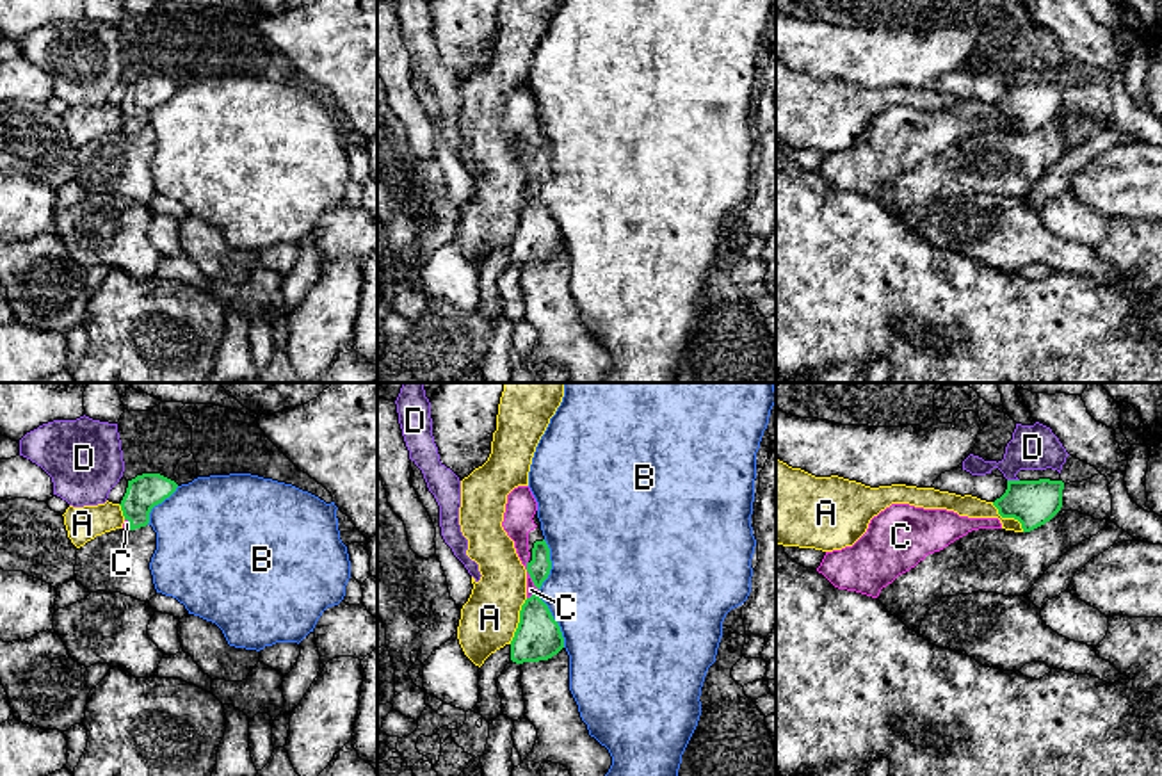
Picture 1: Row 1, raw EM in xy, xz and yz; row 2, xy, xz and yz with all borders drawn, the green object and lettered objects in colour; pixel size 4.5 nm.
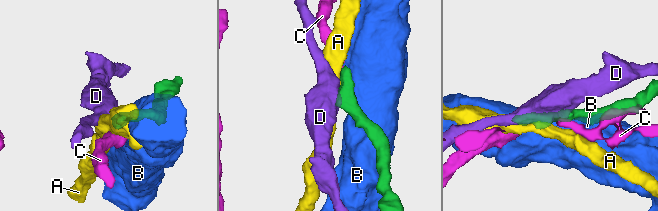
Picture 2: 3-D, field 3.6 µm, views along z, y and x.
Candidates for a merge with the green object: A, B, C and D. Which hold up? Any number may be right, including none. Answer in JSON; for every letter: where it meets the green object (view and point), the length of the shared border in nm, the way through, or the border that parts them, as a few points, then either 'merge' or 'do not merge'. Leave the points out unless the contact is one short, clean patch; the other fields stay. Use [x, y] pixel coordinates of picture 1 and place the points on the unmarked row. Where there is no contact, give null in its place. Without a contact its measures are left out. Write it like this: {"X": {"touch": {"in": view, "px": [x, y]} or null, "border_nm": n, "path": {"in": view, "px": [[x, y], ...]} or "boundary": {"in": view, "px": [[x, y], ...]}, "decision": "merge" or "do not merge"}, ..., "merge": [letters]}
{"A": {"touch": {"in": "xz", "px": [520, 223]}, "border_nm": 220, "boundary": {"in": "xz", "px": [[527, 200], [509, 244]]}, "decision": "do not merge"}, "B": {"touch": {"in": "xz", "px": [556, 223]}, "border_nm": 260, "decision": "do not merge"}, "C": {"touch": {"in": "xz", "px": [531, 177]}, "border_nm": 140, "path": {"in": "xz", "px": [[540, 168], [531, 177], [531, 191]]}, "decision": "merge"}, "D": {"touch": {"in": "yz", "px": [1013, 82]}, "border_nm": 60, "boundary": {"in": "yz", "px": [[1008, 80], [1018, 82]]}, "decision": "do not merge"}, "merge": ["C"]}

